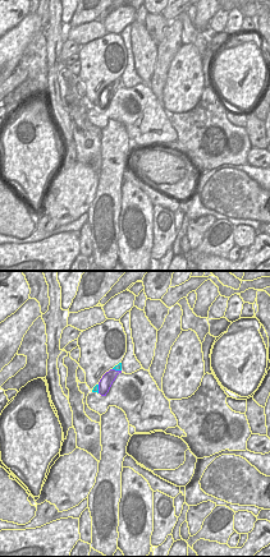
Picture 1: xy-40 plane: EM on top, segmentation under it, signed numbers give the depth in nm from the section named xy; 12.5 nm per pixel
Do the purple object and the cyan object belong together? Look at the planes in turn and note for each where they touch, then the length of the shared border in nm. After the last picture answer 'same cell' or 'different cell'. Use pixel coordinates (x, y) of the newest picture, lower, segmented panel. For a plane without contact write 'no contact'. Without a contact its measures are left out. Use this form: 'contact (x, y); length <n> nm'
contact (117, 371); length 120 nm

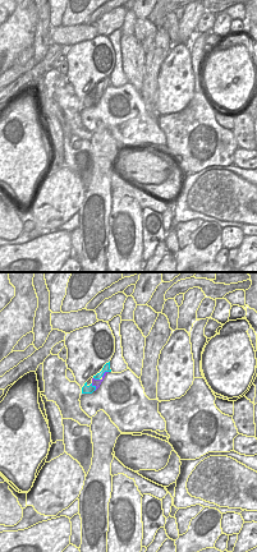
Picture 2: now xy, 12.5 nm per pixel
contact (96, 387); length 110 nm

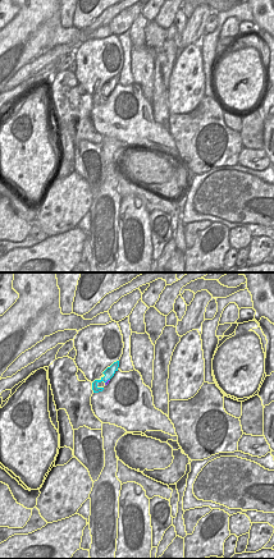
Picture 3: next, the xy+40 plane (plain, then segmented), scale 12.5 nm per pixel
contact (106, 381); length 80 nm

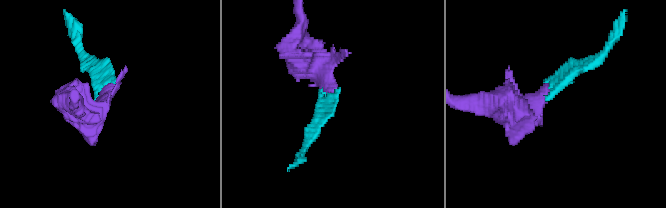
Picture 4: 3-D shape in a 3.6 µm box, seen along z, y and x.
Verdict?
same cell

